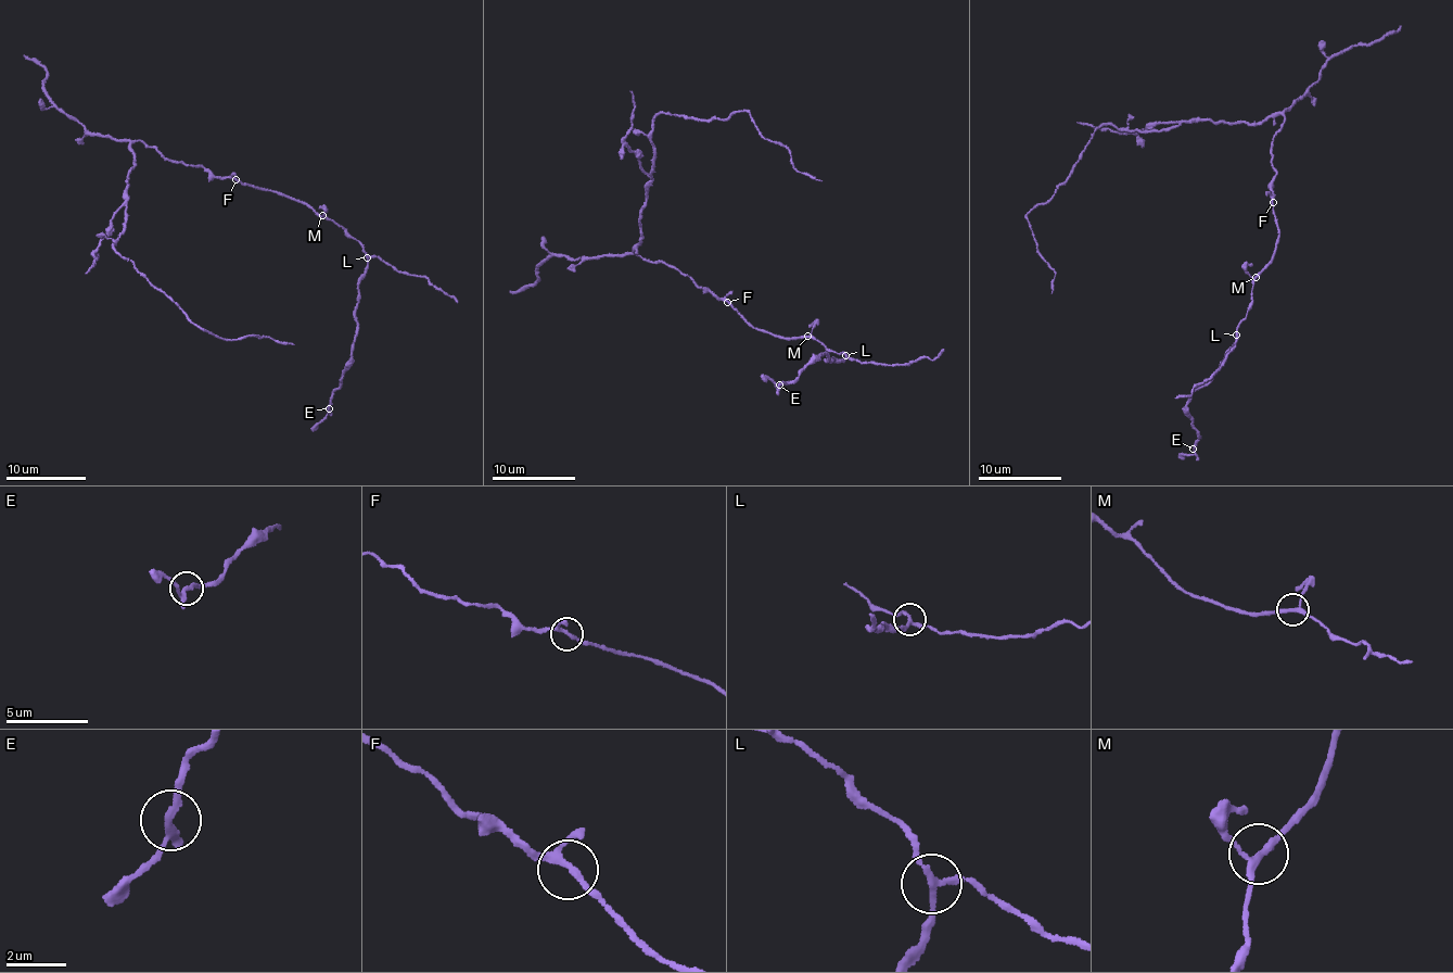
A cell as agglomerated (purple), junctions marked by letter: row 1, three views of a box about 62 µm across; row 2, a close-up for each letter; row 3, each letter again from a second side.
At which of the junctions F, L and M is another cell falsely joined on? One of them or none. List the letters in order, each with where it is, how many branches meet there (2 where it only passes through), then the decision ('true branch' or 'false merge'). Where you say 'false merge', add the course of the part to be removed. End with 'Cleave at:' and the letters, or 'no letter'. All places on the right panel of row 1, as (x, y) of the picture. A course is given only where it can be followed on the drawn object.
F: (1273, 202) | 3 | true branch
L: (1236, 335) | 3 | false merge | (1236, 335), (1236, 345), (1226, 355), (1224, 364), (1192, 393), (1187, 415), (1198, 436), (1195, 453), (1179, 456)
M: (1256, 277) | 3 | true branch
Cleave at: L

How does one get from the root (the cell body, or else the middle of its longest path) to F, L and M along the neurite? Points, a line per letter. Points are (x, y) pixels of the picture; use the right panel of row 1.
F: (1274, 138), (1271, 162), (1276, 174), (1271, 191), (1273, 202)
L: (1274, 138), (1271, 162), (1276, 174), (1271, 200), (1281, 235), (1271, 261), (1253, 282), (1250, 307), (1236, 335)
M: (1274, 138), (1271, 162), (1276, 174), (1271, 200), (1281, 235), (1271, 261), (1256, 277)

